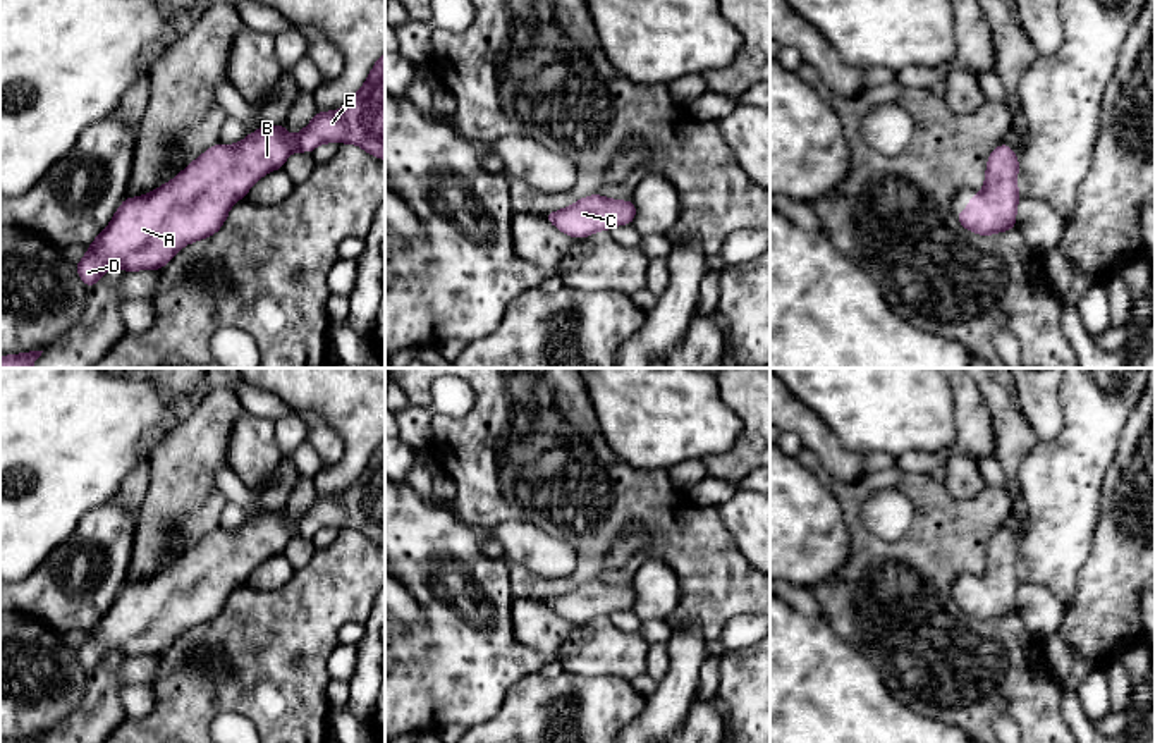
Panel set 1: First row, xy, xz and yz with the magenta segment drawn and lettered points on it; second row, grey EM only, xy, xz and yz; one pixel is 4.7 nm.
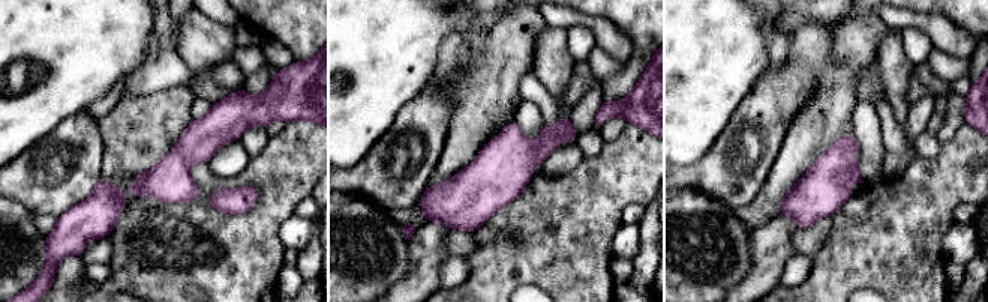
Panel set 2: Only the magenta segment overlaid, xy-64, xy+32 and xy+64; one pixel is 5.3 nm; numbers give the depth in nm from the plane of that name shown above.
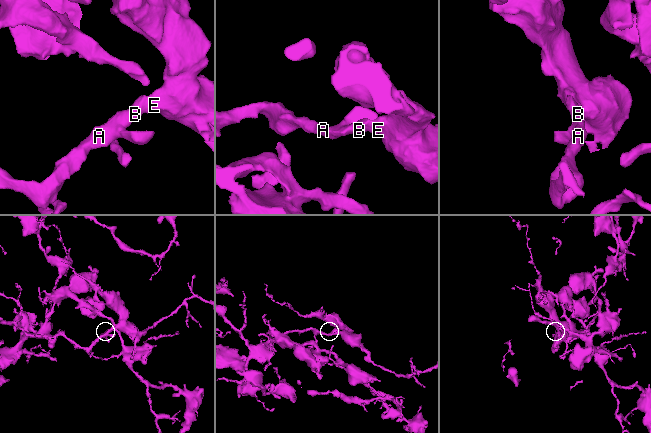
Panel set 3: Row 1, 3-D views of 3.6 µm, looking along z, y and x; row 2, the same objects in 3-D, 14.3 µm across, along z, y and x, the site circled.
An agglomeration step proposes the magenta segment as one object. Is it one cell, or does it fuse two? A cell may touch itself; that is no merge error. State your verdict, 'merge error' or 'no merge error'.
no merge error

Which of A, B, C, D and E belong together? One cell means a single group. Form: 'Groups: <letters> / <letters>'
Groups: A B C D E

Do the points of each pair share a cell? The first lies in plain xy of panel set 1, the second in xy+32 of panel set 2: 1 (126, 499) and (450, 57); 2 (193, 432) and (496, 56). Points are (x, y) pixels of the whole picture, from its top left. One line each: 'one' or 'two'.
1: one
2: one

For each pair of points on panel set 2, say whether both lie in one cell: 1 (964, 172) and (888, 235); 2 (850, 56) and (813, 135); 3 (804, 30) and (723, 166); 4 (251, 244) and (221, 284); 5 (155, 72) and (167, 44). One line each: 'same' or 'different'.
1: same
2: same
3: same
4: same
5: same

